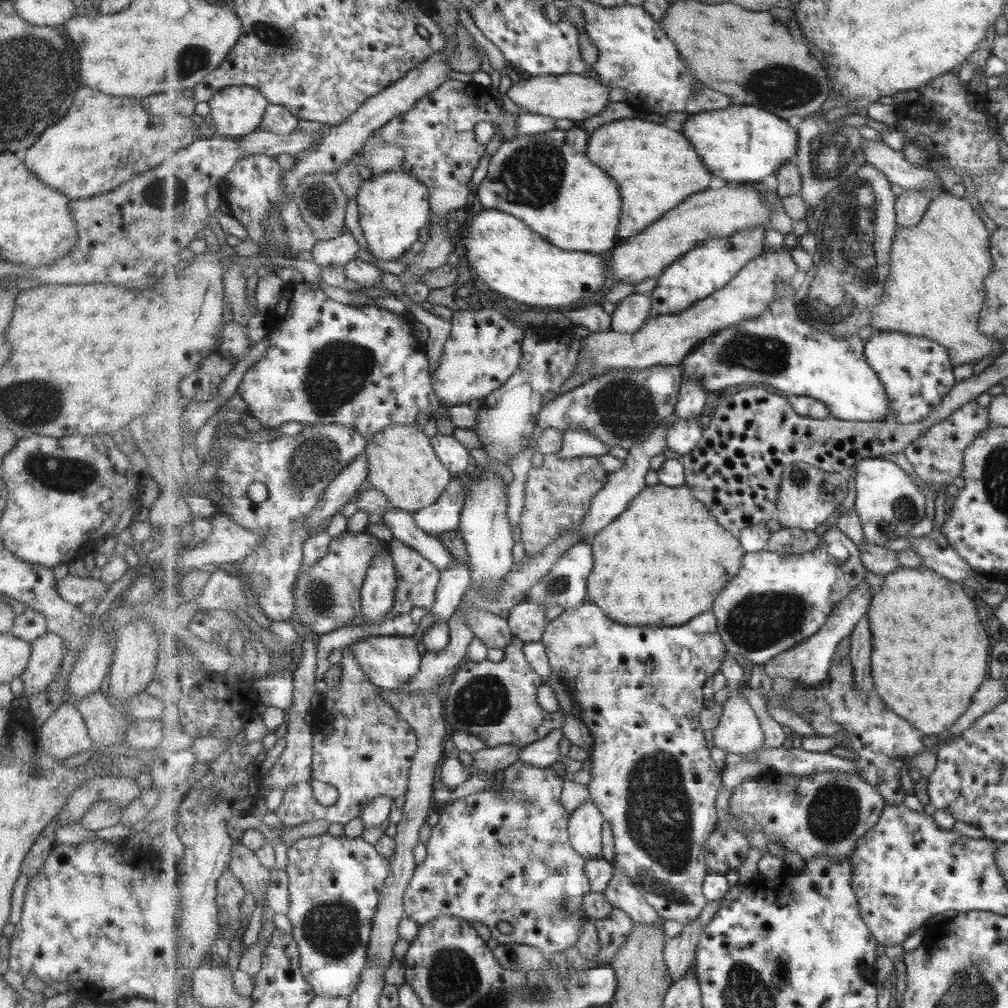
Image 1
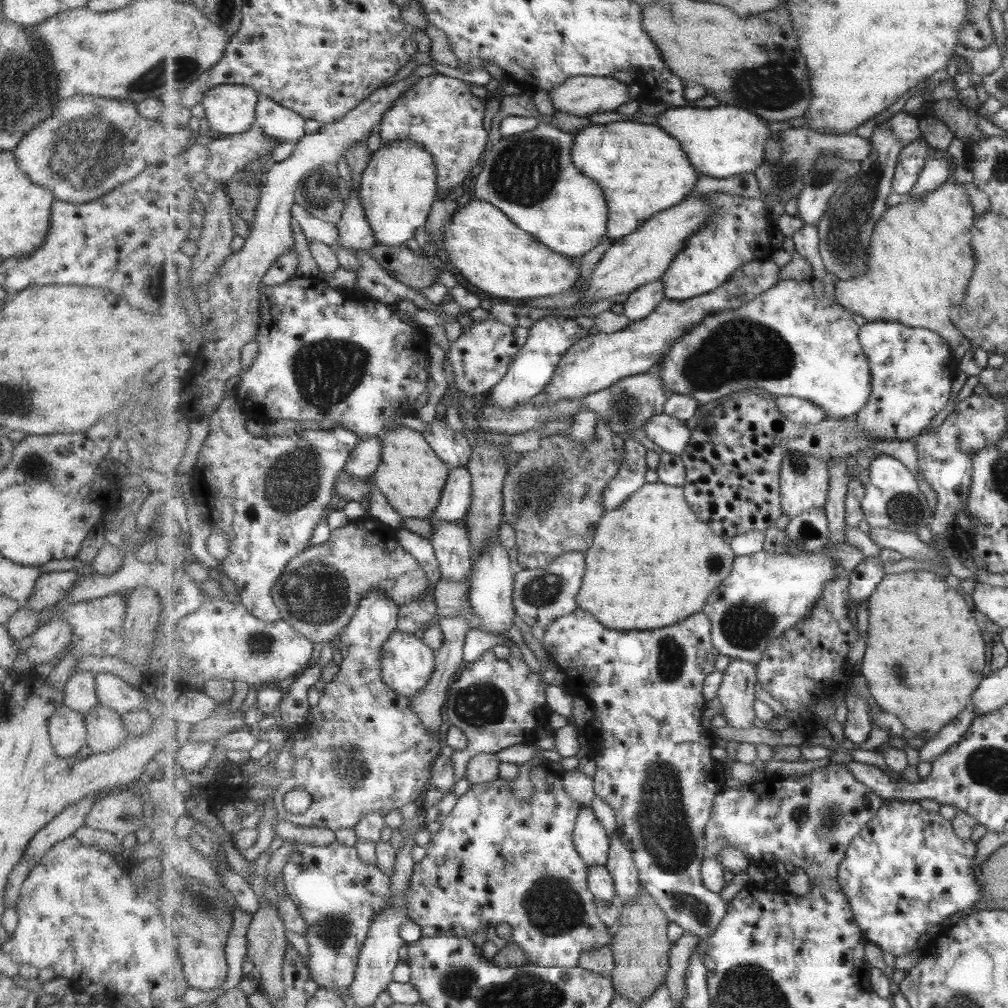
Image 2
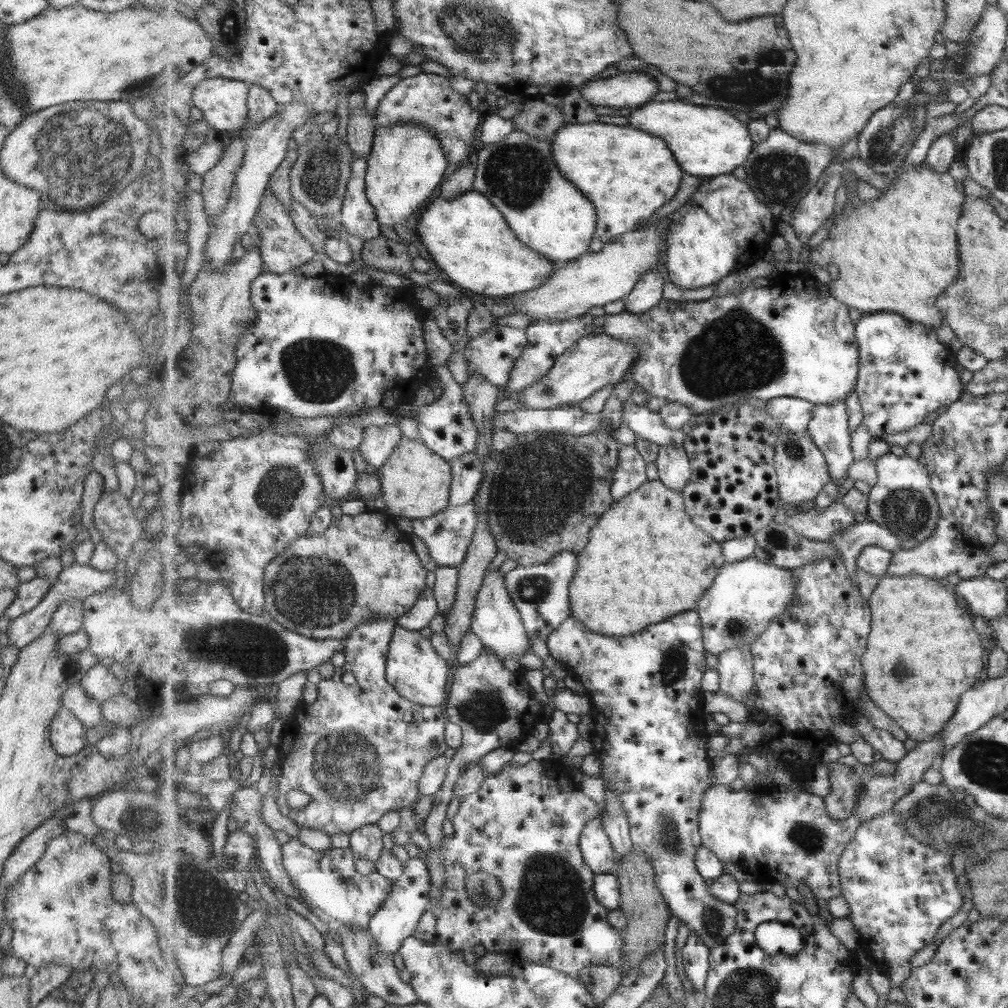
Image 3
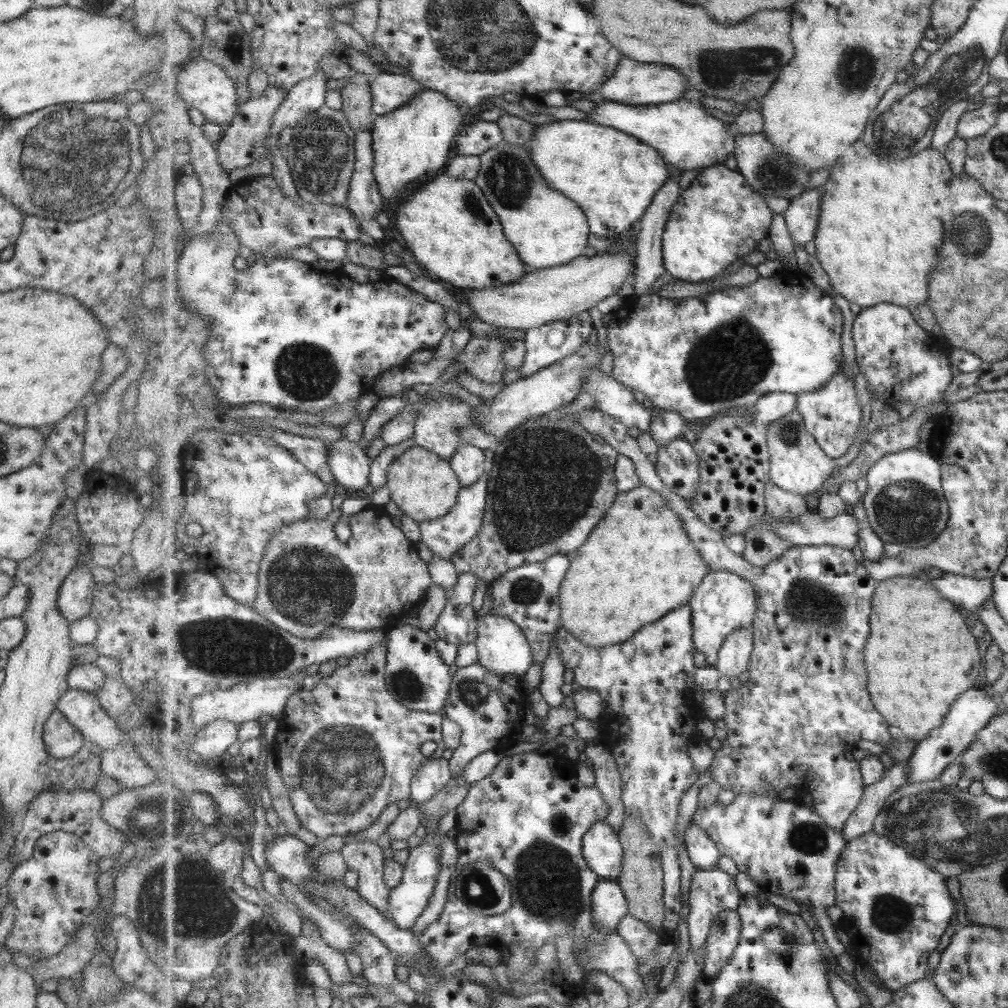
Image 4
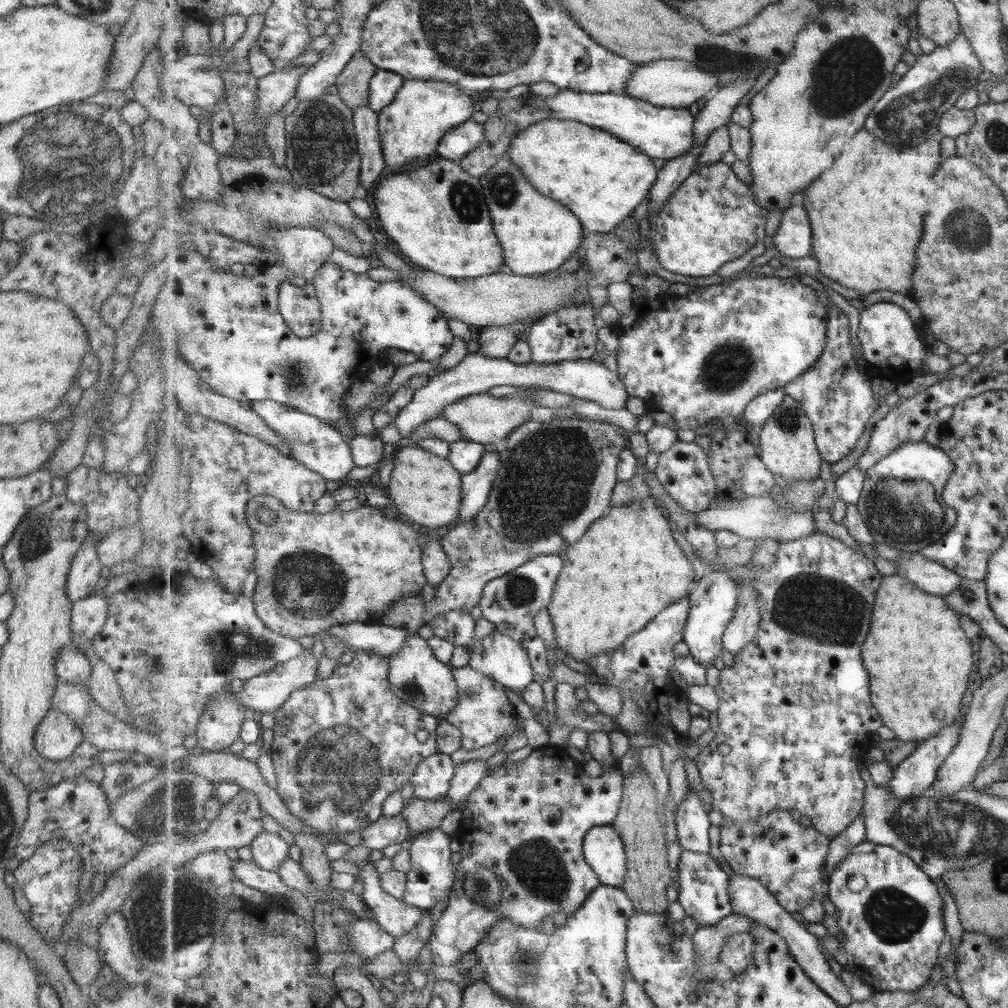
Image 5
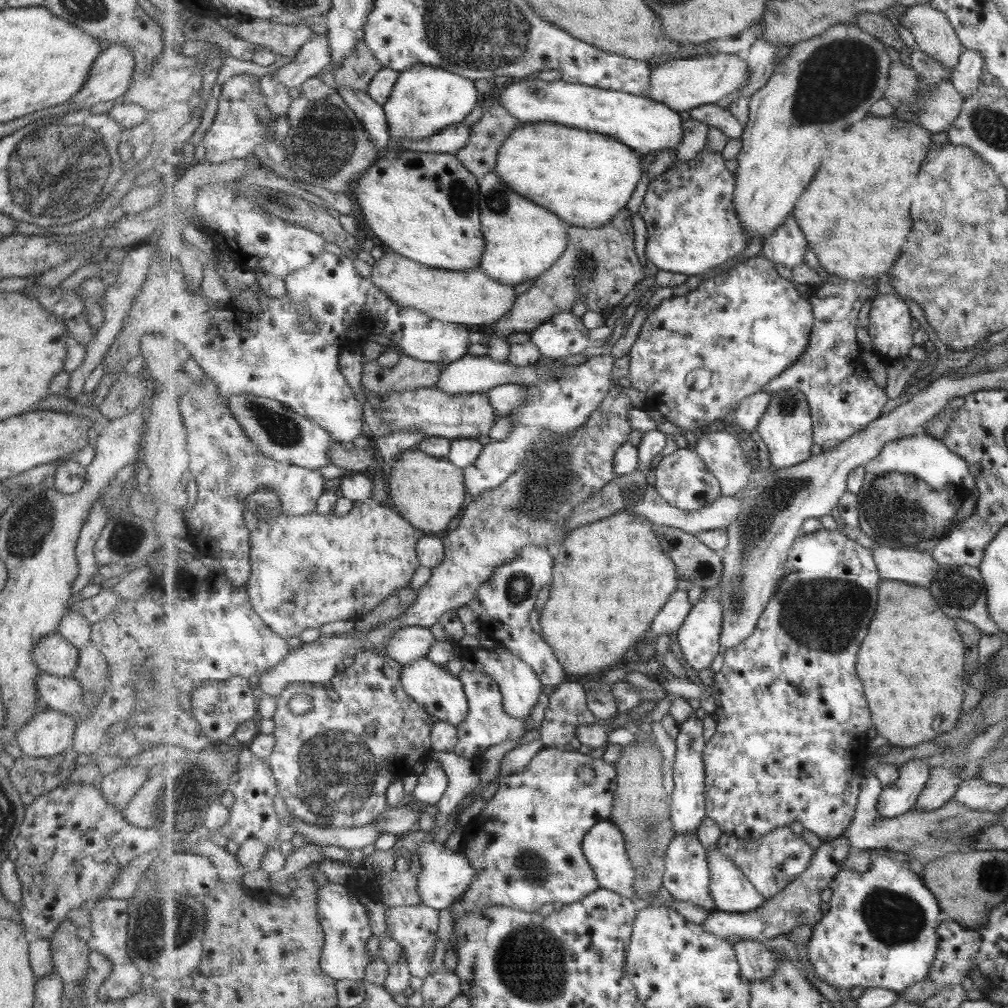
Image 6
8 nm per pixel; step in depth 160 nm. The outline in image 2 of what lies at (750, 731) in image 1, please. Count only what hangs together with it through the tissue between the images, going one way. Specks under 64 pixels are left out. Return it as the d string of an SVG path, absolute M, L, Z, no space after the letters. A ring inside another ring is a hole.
M732 659L724 670L724 677L718 692L722 704L721 714L726 716L729 726L735 728L753 727L755 718L755 690L759 687L756 664Z

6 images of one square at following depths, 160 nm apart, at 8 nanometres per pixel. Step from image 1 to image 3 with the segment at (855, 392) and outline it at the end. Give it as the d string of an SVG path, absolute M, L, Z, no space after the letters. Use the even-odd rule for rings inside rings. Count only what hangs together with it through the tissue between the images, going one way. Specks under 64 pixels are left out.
M809 273L786 274L774 278L767 287L749 286L741 294L727 294L727 296L712 296L701 302L661 299L661 302L645 312L645 314L631 314L624 310L622 313L604 316L604 333L627 344L634 344L638 350L637 362L625 372L622 382L634 382L657 398L665 402L682 402L694 414L710 414L724 410L726 407L737 406L744 401L766 403L774 398L793 397L803 399L813 404L831 404L847 398L847 394L854 390L861 368L860 347L856 344L856 324L849 316L849 306L840 302L827 283L822 283Z

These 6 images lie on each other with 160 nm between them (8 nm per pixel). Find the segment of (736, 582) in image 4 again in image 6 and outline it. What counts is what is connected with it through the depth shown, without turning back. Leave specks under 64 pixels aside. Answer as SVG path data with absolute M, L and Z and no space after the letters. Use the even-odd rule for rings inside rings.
M705 589L703 597L694 605L686 621L676 632L686 664L696 671L711 668L721 650L724 610L720 597L715 599L709 593L710 589Z

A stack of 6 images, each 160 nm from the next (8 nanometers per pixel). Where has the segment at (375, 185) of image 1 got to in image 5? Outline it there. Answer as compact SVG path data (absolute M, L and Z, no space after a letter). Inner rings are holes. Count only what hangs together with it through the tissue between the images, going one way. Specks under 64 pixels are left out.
M404 79L403 86L397 93L396 100L380 112L380 135L385 153L387 173L401 173L404 169L429 162L437 157L437 147L453 129L471 120L475 112L473 98L460 86L447 81L435 79Z

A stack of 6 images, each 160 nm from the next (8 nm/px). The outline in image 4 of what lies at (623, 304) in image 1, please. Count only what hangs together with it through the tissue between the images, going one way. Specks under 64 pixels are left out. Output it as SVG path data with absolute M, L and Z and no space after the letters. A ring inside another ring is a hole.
M669 175L665 184L657 191L653 197L653 202L645 211L643 218L639 221L640 228L636 235L636 273L635 283L636 288L635 297L647 296L649 286L668 272L664 263L664 234L667 228L667 223L672 216L672 208L681 196L681 184L679 184L679 177Z

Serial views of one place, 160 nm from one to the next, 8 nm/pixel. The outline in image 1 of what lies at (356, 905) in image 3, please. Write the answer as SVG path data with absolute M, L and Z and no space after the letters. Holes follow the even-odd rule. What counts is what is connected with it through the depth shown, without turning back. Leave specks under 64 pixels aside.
M332 833L322 834L321 836L308 836L295 842L288 851L288 863L285 868L290 876L290 893L291 893L291 910L289 911L288 918L291 920L293 926L292 935L300 944L301 951L301 968L304 972L305 978L312 984L319 996L330 997L350 997L357 985L361 982L361 975L363 969L368 965L369 959L369 945L370 938L372 937L373 922L375 915L380 906L381 891L385 888L386 881L390 873L390 860L385 859L373 846L361 836L353 840L352 838L337 837Z

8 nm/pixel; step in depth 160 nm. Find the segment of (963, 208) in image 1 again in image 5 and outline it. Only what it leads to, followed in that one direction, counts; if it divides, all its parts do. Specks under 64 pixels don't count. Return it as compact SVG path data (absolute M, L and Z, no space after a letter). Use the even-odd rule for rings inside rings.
M861 130L845 148L841 158L837 158L831 170L821 173L799 198L809 215L813 251L820 262L821 272L840 285L858 291L861 300L877 290L891 290L911 297L917 244L923 236L923 214L927 210L923 188L929 186L931 176L936 173L942 160L941 142L932 137L916 147L899 149L885 144L869 130Z

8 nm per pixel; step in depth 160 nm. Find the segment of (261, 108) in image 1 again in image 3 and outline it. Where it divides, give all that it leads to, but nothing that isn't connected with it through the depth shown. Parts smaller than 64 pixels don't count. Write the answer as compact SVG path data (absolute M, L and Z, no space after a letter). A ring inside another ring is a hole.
M225 77L206 78L193 95L197 119L208 125L212 134L224 130L231 133L245 126L249 116L250 83Z

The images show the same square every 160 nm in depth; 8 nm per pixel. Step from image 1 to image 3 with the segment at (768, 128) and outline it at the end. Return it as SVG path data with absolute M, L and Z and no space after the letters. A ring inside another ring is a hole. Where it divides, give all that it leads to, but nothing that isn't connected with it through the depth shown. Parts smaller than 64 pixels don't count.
M652 101L635 109L627 119L629 126L644 130L665 140L684 172L696 177L716 177L731 174L737 166L744 166L755 144L746 124L737 120L729 111L709 107L707 104L705 106L701 106L701 104L695 106L695 104L687 104L687 102Z

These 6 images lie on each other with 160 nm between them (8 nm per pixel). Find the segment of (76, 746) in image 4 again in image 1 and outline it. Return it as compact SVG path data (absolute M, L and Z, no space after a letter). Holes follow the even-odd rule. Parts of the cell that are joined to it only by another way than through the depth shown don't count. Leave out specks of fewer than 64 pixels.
M67 698L47 717L35 735L40 750L62 761L92 747L78 708Z

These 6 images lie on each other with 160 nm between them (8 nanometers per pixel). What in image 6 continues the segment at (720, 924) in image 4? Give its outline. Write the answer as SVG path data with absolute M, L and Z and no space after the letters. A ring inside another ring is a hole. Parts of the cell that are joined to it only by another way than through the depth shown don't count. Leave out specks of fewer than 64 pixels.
M744 939L735 943L742 973L752 982L769 980L778 973L780 962L766 942Z

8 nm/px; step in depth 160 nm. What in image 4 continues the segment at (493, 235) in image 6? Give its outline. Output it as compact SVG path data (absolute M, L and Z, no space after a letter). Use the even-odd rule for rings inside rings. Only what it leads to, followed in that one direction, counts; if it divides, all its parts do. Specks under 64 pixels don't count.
M504 140L480 156L482 167L475 182L484 190L499 215L505 236L531 270L569 264L583 255L589 240L590 224L583 210L557 190L551 190L535 166L527 145Z

